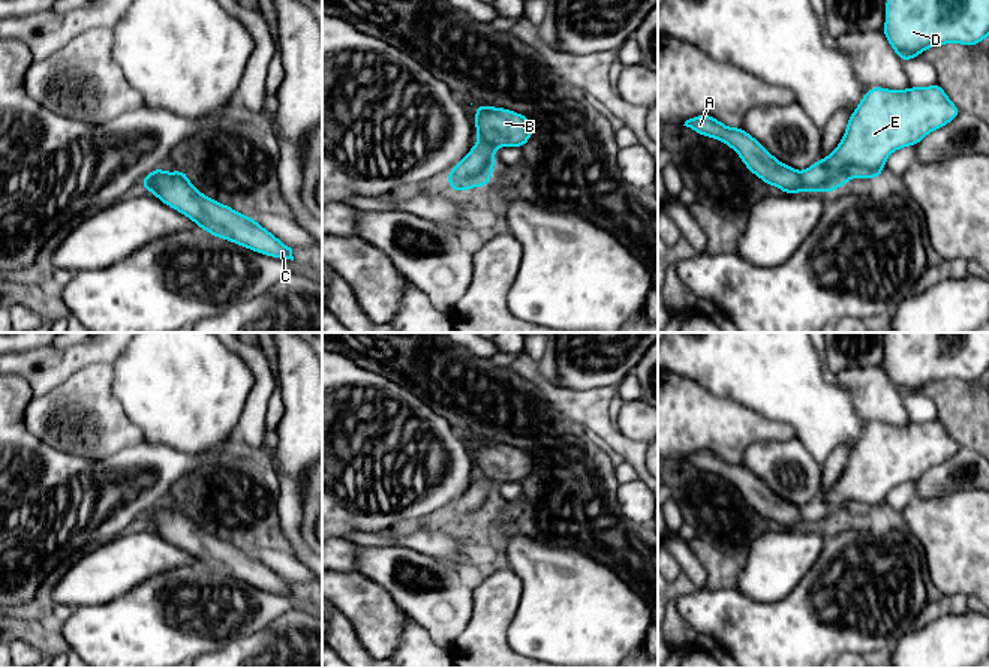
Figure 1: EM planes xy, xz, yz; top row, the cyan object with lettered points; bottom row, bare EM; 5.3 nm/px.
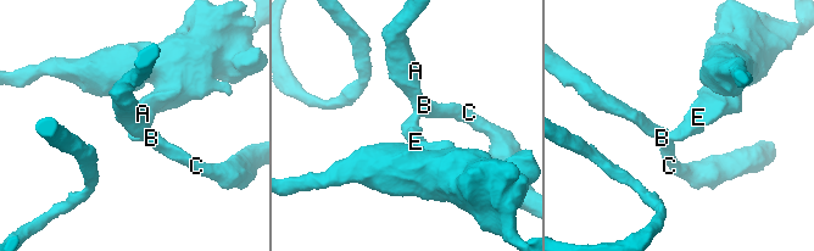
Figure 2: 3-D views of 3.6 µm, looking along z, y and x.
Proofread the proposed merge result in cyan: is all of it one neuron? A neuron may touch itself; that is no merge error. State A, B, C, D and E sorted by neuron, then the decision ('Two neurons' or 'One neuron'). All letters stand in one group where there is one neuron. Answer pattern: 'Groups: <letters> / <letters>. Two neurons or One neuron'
Groups: A B C / D E. Two neurons

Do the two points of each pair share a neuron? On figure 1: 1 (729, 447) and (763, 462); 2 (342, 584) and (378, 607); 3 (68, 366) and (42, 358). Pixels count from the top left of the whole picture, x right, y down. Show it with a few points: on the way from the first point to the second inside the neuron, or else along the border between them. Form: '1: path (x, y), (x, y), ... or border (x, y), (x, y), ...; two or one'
1: border (776, 439), (751, 444), (741, 462); two
2: path (351, 593), (369, 607); one
3: path (62, 364), (48, 364); one

